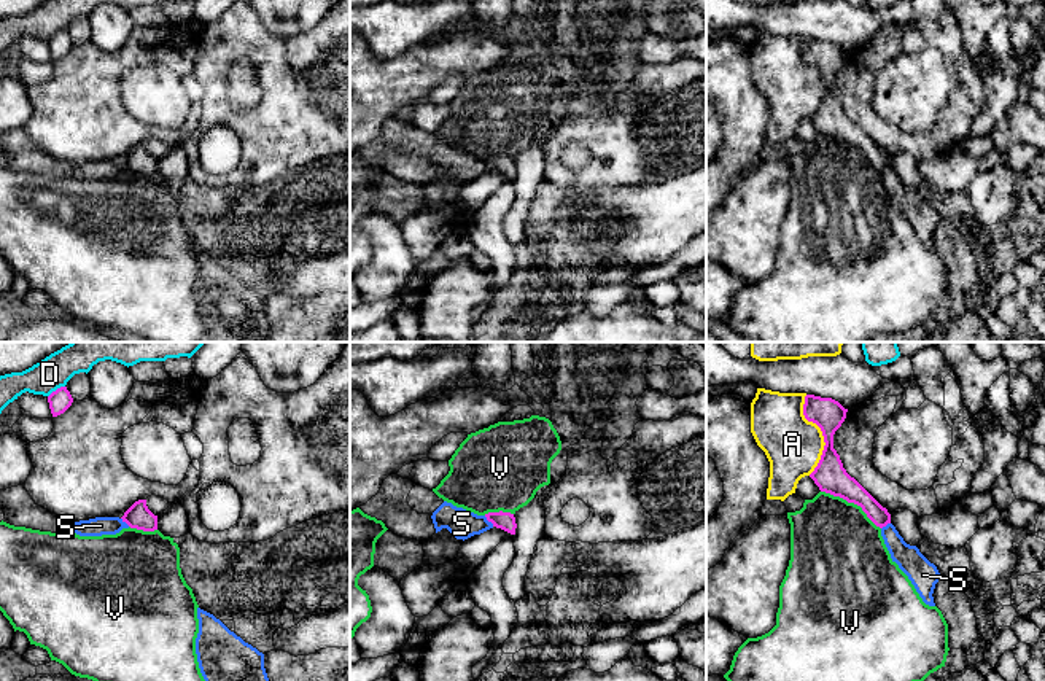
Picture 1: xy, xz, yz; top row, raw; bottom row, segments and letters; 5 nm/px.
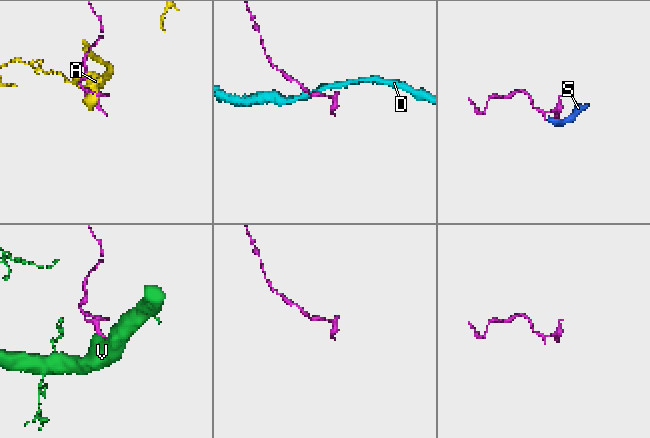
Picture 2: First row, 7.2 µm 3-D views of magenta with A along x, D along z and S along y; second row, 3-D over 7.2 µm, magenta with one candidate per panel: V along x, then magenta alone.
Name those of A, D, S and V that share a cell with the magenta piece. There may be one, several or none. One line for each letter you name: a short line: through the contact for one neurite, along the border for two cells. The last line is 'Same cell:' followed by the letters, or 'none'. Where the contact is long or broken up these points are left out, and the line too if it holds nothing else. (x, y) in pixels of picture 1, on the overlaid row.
Same cell: none

